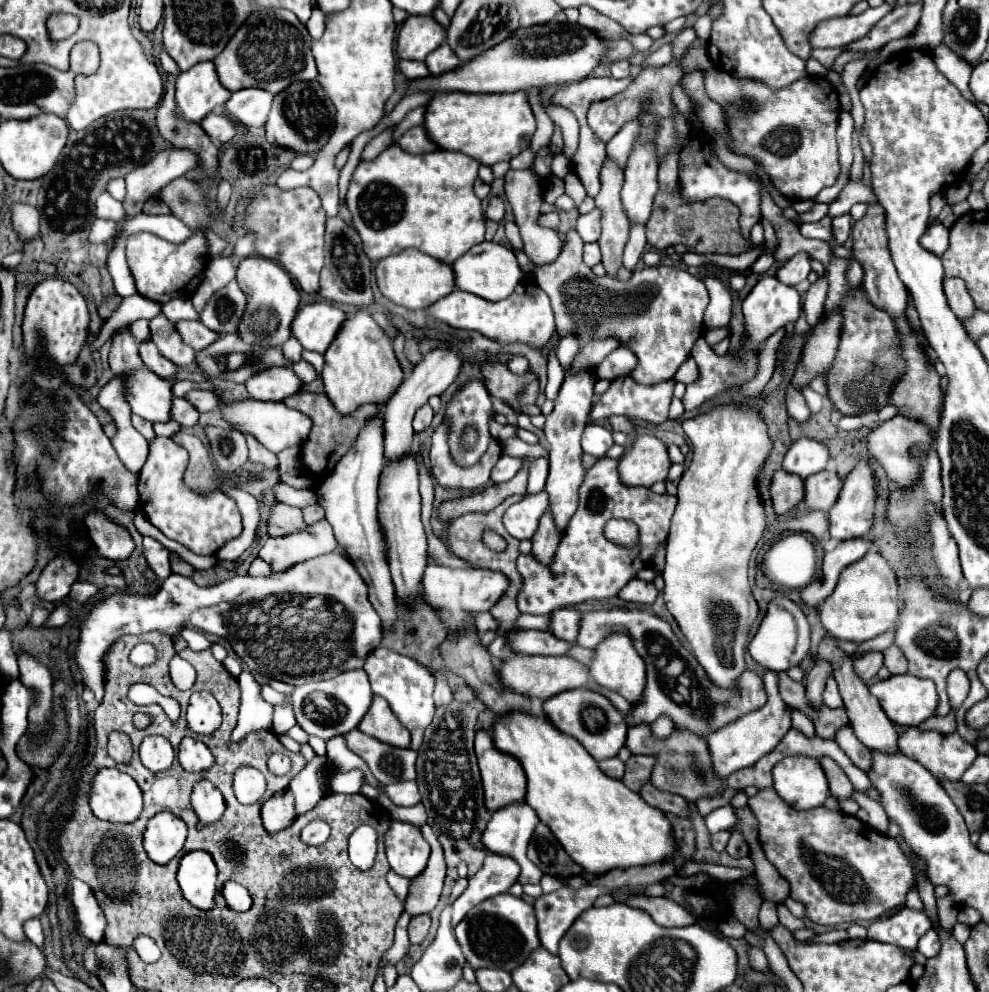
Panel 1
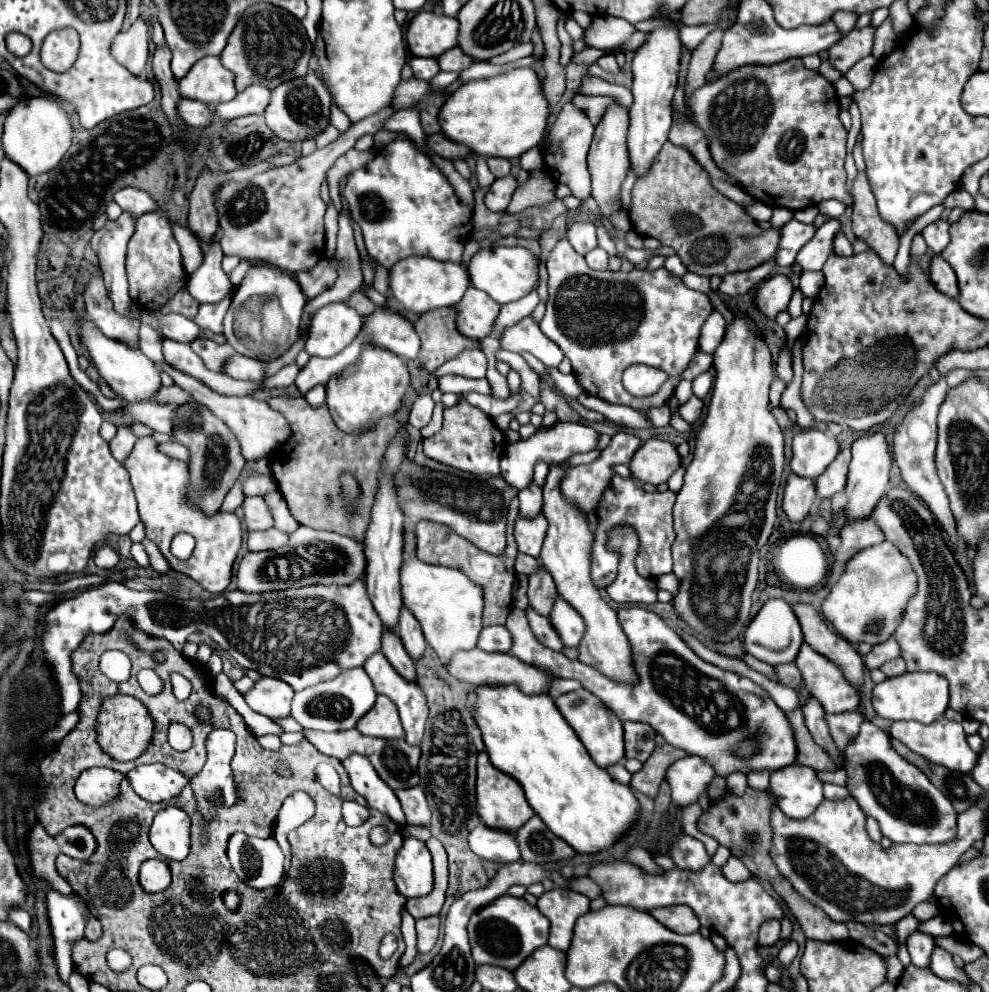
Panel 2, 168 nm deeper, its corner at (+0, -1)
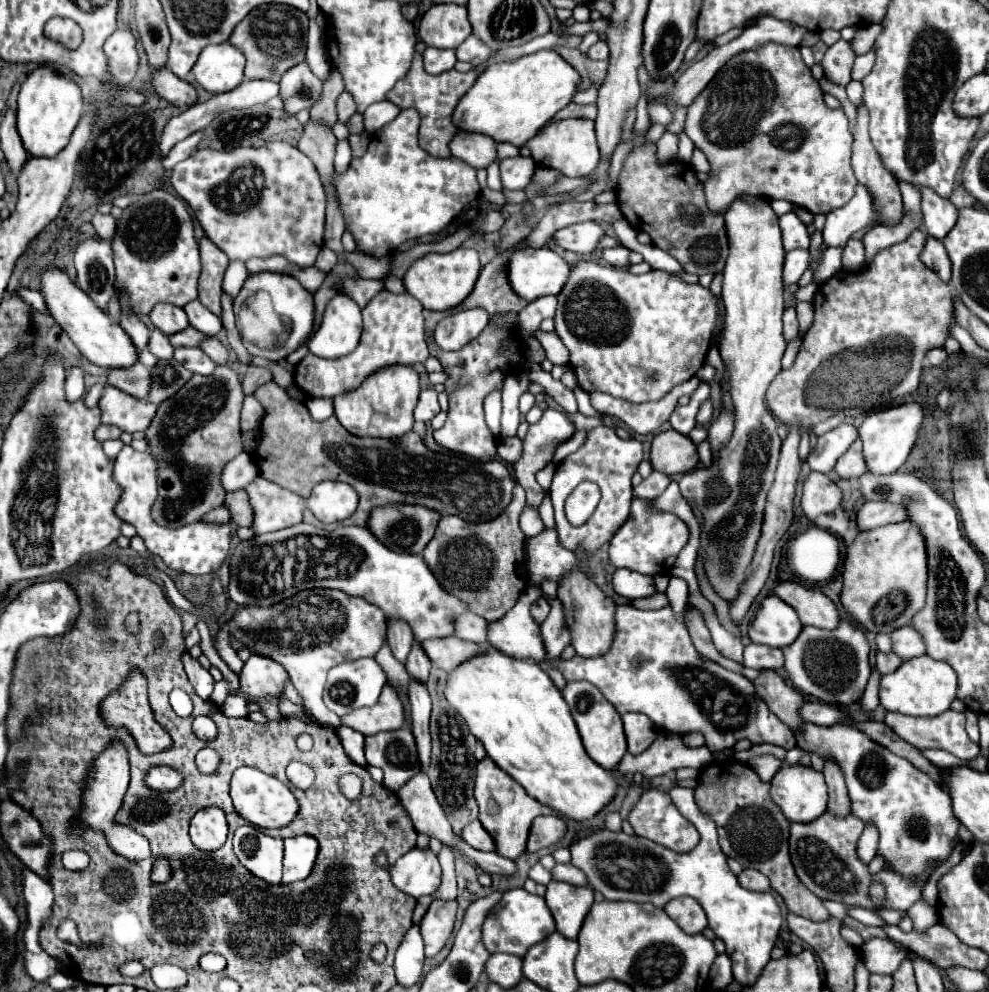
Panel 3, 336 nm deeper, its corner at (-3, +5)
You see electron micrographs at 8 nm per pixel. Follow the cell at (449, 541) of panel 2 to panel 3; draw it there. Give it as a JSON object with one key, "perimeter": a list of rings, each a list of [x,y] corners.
{"perimeter":[[[515,486],[509,510],[505,510],[501,518],[495,518],[489,524],[469,524],[459,516],[441,516],[435,536],[431,538],[431,542],[423,552],[425,562],[429,564],[433,574],[437,574],[441,586],[445,586],[445,590],[449,590],[451,594],[457,594],[461,600],[469,602],[469,608],[489,622],[501,620],[515,606],[519,594],[527,584],[519,582],[519,570],[525,564],[525,534],[519,528],[519,514],[523,506],[525,506],[525,490],[521,490],[521,486]]]}

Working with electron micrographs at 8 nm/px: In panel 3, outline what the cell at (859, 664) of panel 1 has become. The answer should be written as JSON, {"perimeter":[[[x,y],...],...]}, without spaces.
{"perimeter":[[[911,626],[897,628],[891,634],[891,642],[893,642],[893,652],[903,660],[907,660],[907,658],[911,660],[915,656],[925,654],[925,644],[921,642],[921,636],[917,634],[917,630],[913,630]]]}

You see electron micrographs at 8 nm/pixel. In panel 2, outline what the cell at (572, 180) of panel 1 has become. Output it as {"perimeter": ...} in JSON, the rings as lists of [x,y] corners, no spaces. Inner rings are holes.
{"perimeter":[[[562,238],[558,246],[552,250],[548,262],[548,304],[546,314],[540,322],[540,330],[560,346],[564,356],[570,360],[572,370],[584,392],[598,396],[610,404],[626,404],[636,410],[656,408],[670,400],[674,394],[686,364],[694,358],[698,350],[700,330],[714,310],[708,296],[686,288],[678,276],[672,276],[666,268],[658,268],[654,272],[648,270],[632,270],[632,272],[598,272],[592,270],[584,256],[574,252],[574,248]],[[632,364],[646,364],[668,374],[664,386],[648,398],[636,398],[622,386],[622,372]]]}

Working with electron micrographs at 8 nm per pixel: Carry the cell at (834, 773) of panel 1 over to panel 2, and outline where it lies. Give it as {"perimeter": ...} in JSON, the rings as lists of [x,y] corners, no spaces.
{"perimeter":[[[796,708],[792,712],[786,714],[786,718],[790,720],[792,728],[794,728],[794,738],[798,744],[798,756],[796,756],[796,764],[802,766],[810,766],[814,770],[832,770],[834,762],[830,760],[830,756],[826,756],[826,752],[812,740],[804,720],[802,720],[802,710]]]}

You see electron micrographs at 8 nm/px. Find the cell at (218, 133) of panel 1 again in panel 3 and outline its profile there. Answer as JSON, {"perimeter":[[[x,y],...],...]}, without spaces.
{"perimeter":[[[167,68],[153,72],[153,86],[155,86],[157,94],[171,104],[177,104],[177,106],[183,106],[183,108],[197,104],[195,88],[189,82],[177,78]]]}

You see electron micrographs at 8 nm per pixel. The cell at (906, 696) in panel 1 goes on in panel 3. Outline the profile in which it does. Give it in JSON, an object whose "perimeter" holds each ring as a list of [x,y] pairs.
{"perimeter":[[[927,654],[905,660],[895,672],[885,674],[881,678],[879,688],[879,704],[887,712],[899,712],[907,716],[937,716],[949,710],[951,702],[955,700],[957,690],[957,674],[945,662],[937,662]]]}

